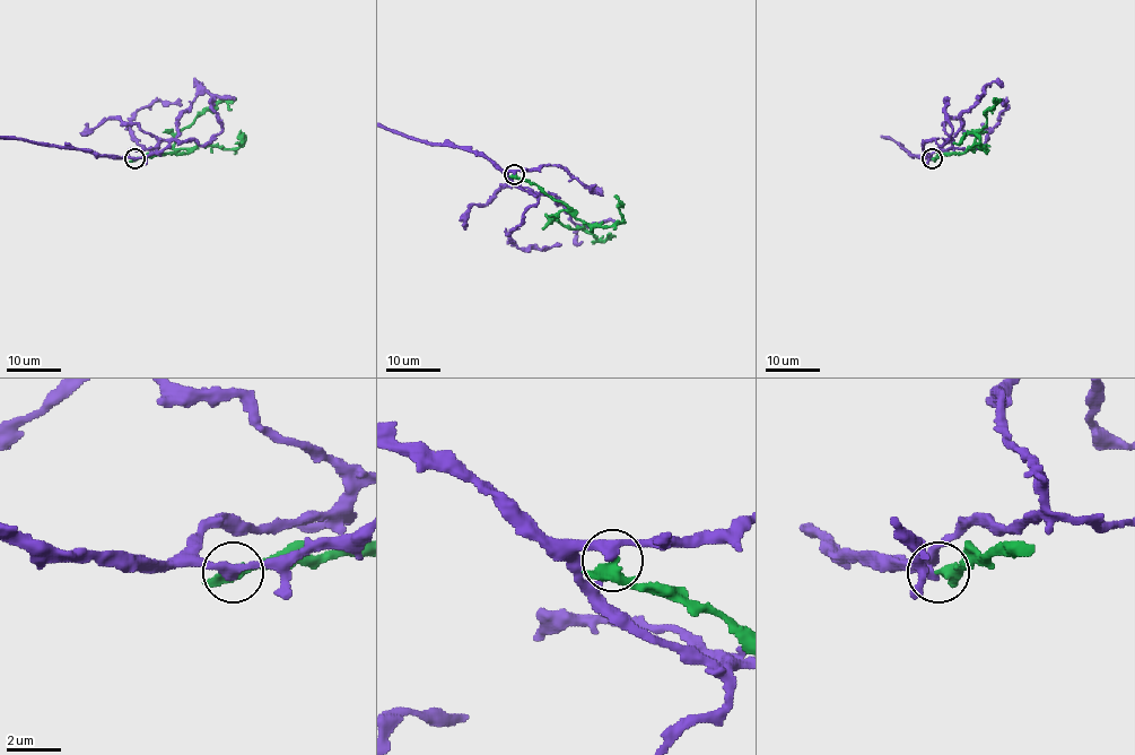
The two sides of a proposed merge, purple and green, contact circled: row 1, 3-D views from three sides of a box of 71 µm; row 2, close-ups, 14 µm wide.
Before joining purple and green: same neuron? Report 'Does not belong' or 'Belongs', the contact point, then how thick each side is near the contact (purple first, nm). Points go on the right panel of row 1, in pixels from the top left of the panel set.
Does not belong. Place: (932, 158). Thickness 320 nm (purple) against 360 nm

